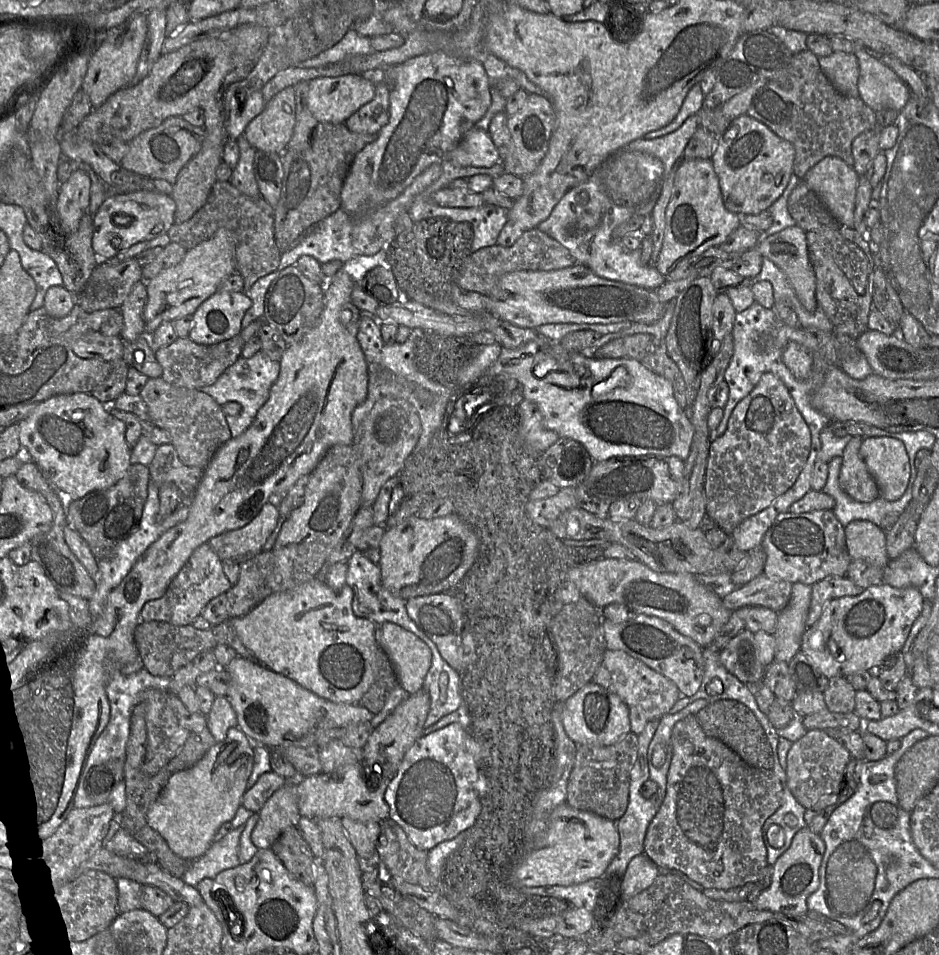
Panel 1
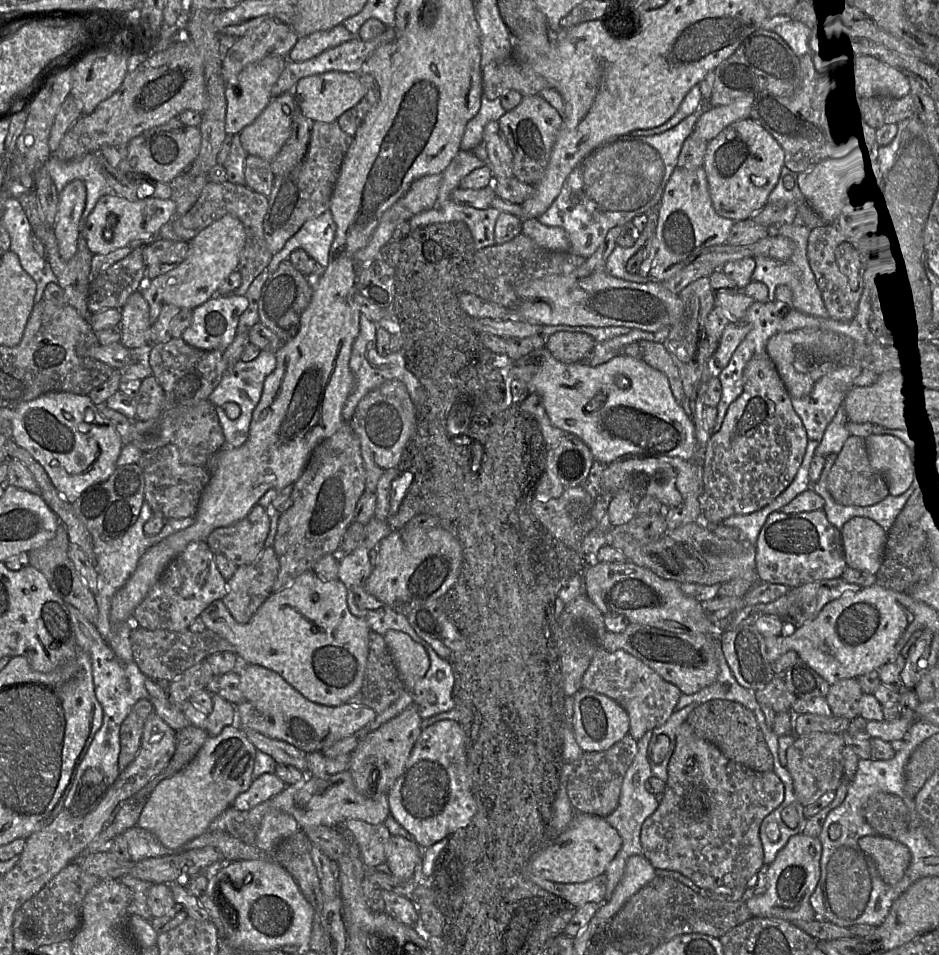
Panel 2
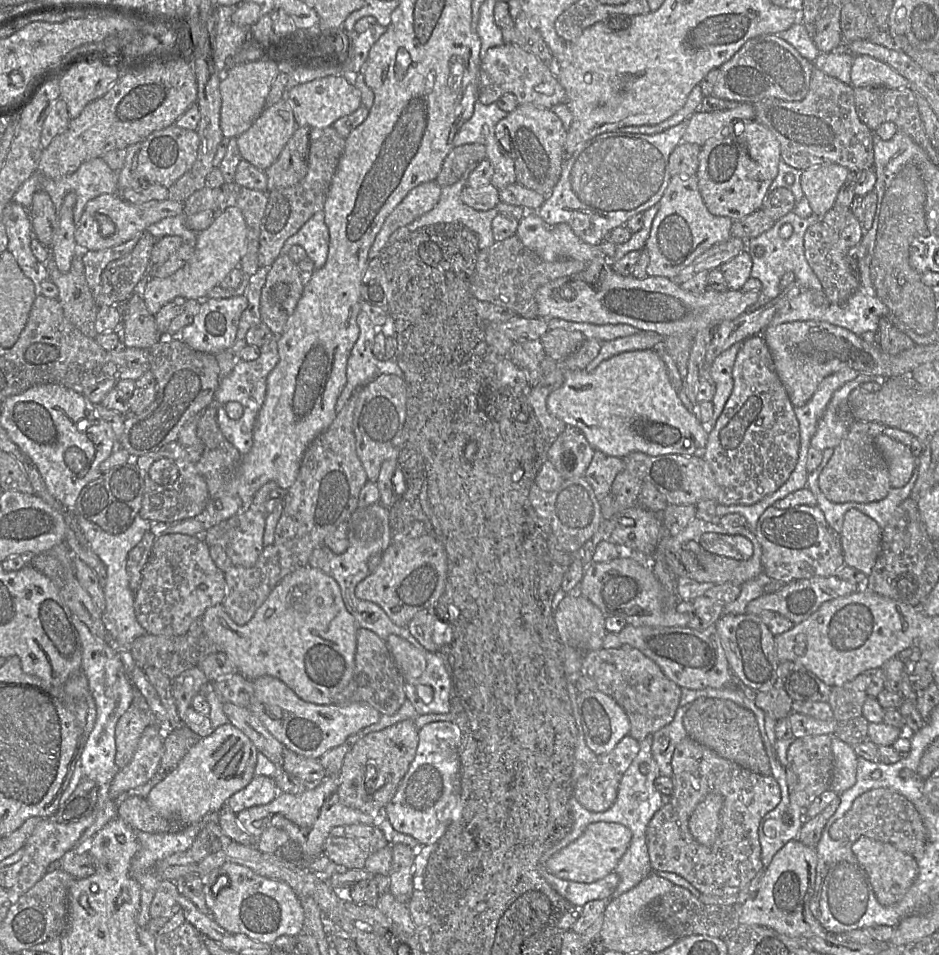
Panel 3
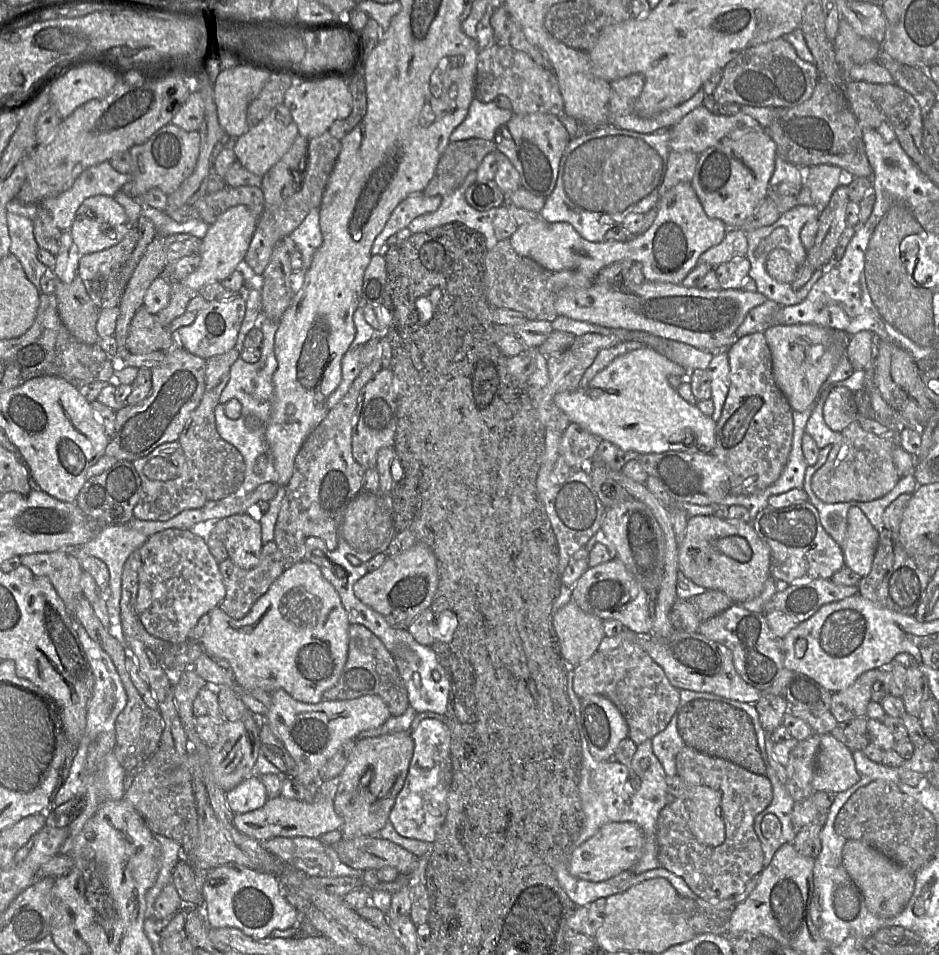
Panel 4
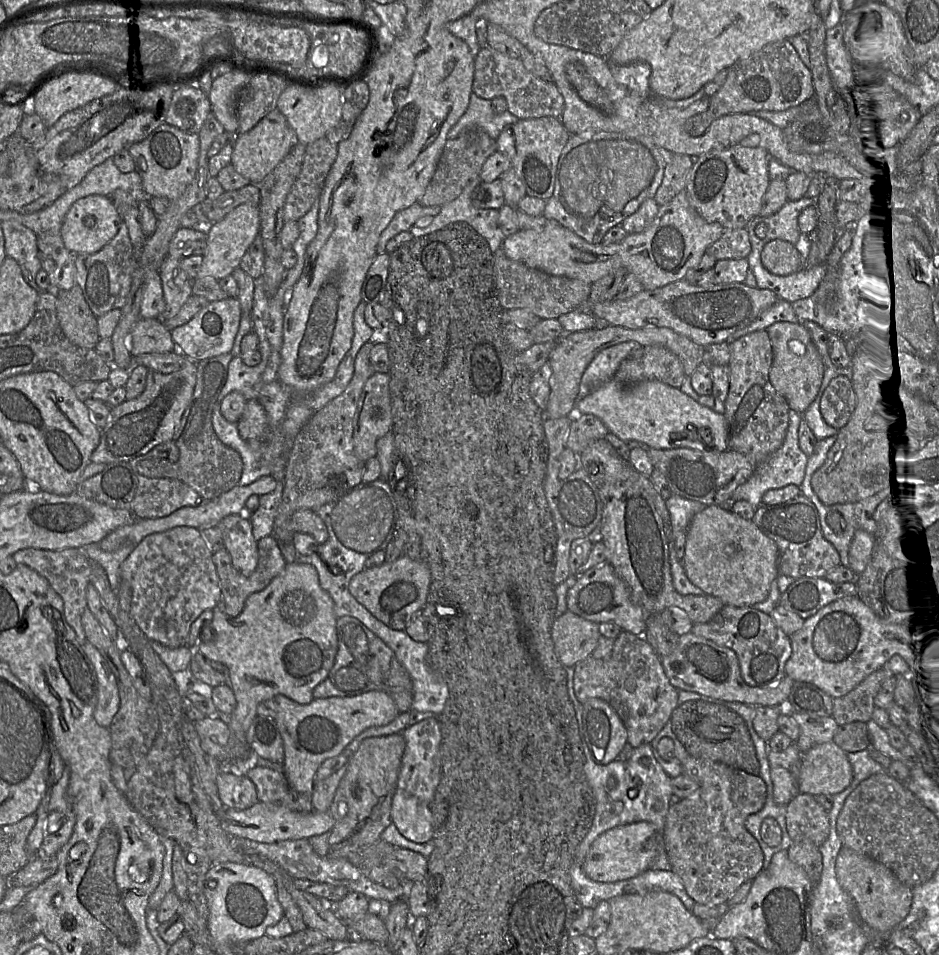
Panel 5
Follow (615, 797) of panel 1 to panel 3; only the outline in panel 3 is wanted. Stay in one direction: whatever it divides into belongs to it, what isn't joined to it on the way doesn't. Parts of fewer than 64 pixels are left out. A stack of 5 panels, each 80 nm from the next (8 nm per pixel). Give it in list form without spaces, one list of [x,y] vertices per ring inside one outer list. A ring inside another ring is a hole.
[[[625,736],[607,754],[597,756],[595,763],[588,772],[581,776],[574,784],[573,797],[587,810],[603,812],[609,809],[615,802],[618,794],[620,780],[639,752],[639,741]]]

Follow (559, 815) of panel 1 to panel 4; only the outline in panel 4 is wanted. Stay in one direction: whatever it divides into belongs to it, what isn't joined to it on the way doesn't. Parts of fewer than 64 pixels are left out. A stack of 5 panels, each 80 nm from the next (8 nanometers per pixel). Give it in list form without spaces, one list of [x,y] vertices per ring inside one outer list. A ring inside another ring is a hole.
[[[611,822],[603,825],[592,837],[576,848],[569,860],[569,873],[592,882],[608,880],[621,872],[631,870],[642,855],[644,833],[633,822]]]

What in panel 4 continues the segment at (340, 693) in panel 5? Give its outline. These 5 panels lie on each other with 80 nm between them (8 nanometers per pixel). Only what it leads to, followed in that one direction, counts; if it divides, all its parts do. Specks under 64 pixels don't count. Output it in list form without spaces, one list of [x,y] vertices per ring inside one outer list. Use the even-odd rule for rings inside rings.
[[[350,624],[347,660],[336,684],[323,693],[323,700],[351,700],[365,695],[379,696],[387,705],[391,716],[400,716],[409,707],[407,690],[395,657],[368,628],[361,624]]]

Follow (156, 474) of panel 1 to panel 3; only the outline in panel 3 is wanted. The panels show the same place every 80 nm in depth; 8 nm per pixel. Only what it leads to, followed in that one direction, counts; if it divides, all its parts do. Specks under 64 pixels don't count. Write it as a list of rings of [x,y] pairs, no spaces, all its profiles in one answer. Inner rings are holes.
[[[177,441],[162,446],[156,452],[133,459],[144,484],[142,506],[138,516],[149,521],[179,522],[196,517],[206,508],[209,494],[205,480],[196,469],[195,463],[189,460],[187,453]],[[160,459],[170,459],[176,465],[178,477],[174,483],[160,485],[150,478],[149,470],[151,465]]]

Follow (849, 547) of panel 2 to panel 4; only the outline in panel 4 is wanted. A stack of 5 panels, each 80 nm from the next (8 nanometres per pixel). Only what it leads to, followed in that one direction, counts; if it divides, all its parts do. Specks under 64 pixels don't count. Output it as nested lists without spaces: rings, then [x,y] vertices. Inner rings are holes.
[[[858,507],[847,512],[846,541],[842,546],[845,566],[861,577],[871,571],[878,544],[879,532]]]

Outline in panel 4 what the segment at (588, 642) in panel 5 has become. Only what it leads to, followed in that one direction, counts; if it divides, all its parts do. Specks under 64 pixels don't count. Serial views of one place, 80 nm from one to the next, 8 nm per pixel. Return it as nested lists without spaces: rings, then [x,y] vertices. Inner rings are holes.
[[[570,600],[553,616],[560,655],[570,667],[575,667],[598,651],[605,636],[604,621],[583,611]]]

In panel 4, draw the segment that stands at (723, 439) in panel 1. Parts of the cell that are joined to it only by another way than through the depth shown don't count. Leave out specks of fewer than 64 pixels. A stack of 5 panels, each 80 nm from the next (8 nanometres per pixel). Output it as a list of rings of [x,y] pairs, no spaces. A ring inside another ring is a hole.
[[[764,332],[747,334],[725,351],[729,359],[730,386],[721,417],[716,423],[716,444],[712,454],[729,470],[730,495],[749,496],[768,488],[780,477],[792,448],[793,410],[774,381],[772,356]]]

